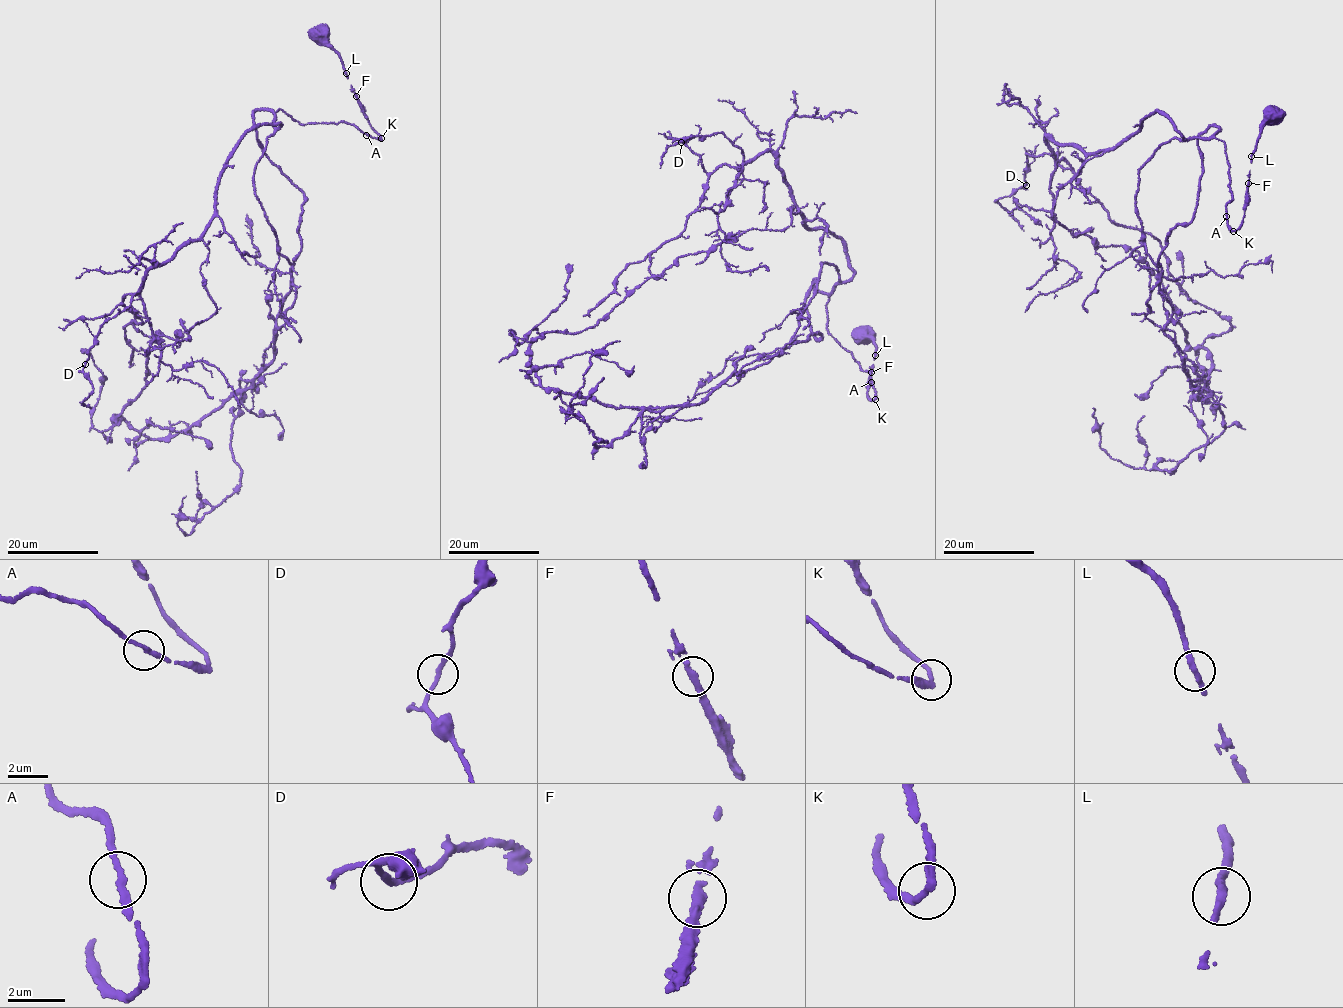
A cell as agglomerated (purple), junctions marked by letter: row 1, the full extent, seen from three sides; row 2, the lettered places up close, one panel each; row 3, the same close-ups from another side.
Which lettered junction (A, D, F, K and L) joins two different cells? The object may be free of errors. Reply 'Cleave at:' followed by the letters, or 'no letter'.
Cleave at: no letter

